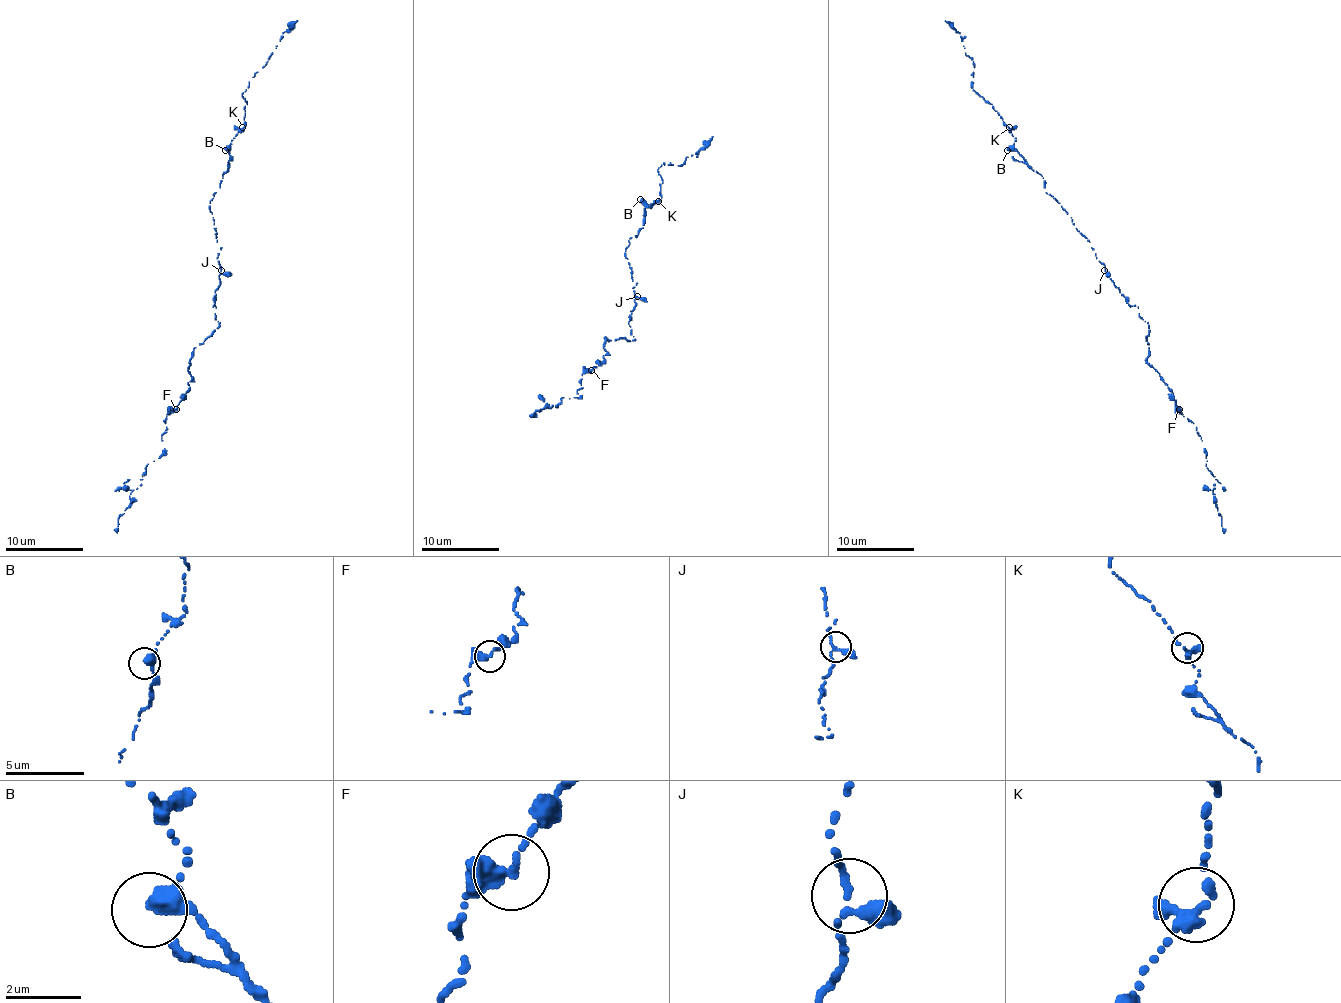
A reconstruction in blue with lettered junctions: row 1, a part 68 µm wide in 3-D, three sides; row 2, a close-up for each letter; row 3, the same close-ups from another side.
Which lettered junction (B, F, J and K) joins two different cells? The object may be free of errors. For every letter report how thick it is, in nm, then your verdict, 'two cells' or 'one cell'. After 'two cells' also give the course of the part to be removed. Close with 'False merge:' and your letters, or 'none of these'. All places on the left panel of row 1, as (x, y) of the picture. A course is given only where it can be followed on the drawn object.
B: 320 nm thick; one cell
F: 280 nm thick; one cell
J: 140 nm thick; one cell
K: 320 nm thick; one cell
False merge: none of these

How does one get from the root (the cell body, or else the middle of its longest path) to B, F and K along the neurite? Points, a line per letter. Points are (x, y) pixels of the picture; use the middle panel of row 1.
B: (637, 296), (633, 288), (637, 282), (633, 280), (625, 249), (629, 240), (642, 228), (644, 203), (640, 199)
F: (637, 296), (629, 321), (635, 341), (605, 339), (605, 360), (592, 370)
K: (637, 296), (633, 288), (637, 282), (633, 280), (625, 249), (629, 240), (642, 228), (644, 207), (658, 201)

